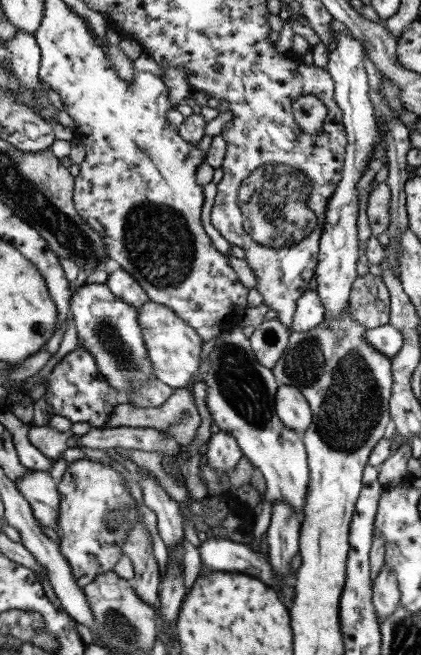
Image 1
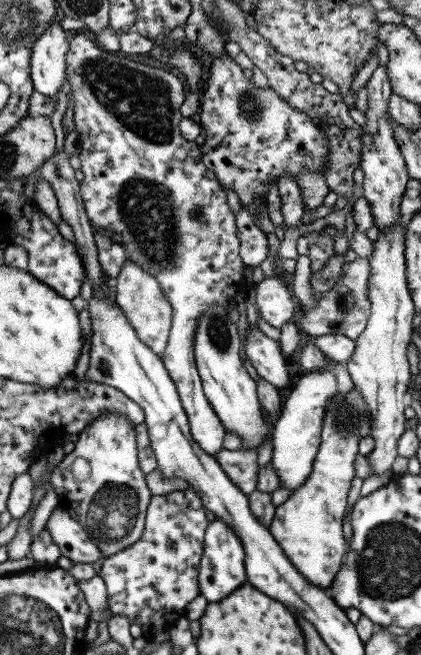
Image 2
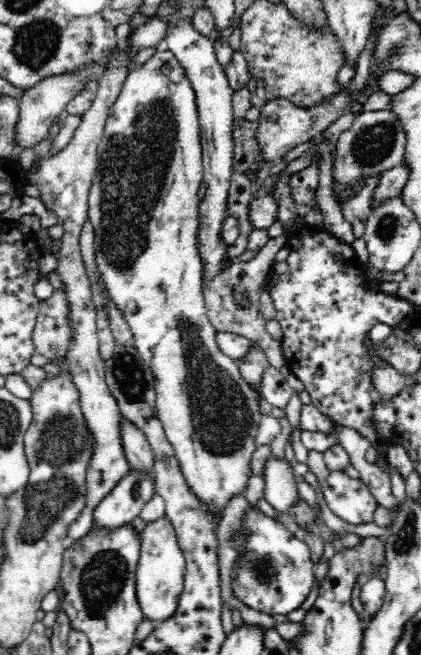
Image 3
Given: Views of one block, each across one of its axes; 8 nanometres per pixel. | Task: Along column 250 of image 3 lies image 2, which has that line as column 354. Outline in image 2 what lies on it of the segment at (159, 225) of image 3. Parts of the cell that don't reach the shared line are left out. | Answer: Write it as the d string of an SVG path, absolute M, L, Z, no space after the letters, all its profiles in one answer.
M352 387L345 395L336 394L325 407L320 445L314 456L311 472L305 482L292 490L288 498L274 507L269 532L283 550L289 564L311 586L324 592L335 578L341 560L346 556L346 542L341 533L341 519L349 482L354 477L354 456L358 453L359 437L367 437L370 418L362 396Z

